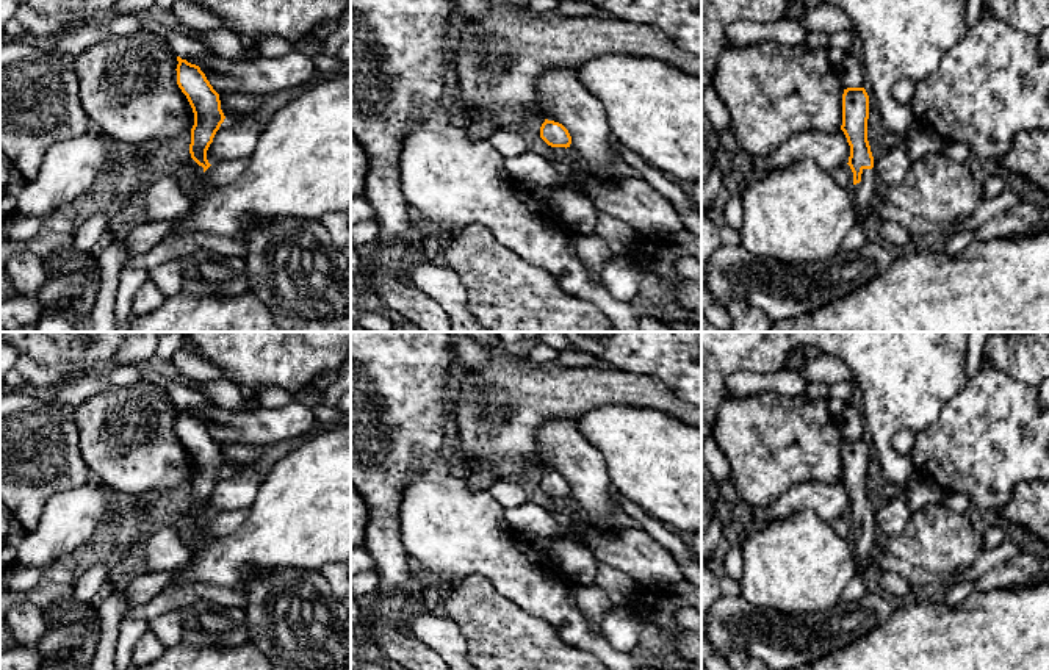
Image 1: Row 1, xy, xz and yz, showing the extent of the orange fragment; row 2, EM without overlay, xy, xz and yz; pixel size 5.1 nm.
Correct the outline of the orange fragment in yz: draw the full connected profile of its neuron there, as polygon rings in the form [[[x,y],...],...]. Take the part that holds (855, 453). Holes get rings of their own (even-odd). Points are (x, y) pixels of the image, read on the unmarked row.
[[[847,438],[842,445],[842,476],[850,496],[849,517],[853,523],[853,551],[856,573],[863,578],[877,567],[871,551],[875,543],[877,524],[867,492],[869,446],[864,438]]]

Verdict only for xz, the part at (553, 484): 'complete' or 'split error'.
complete

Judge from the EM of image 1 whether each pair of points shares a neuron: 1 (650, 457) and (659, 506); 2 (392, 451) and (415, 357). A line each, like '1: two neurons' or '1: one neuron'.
1: one neuron
2: one neuron

